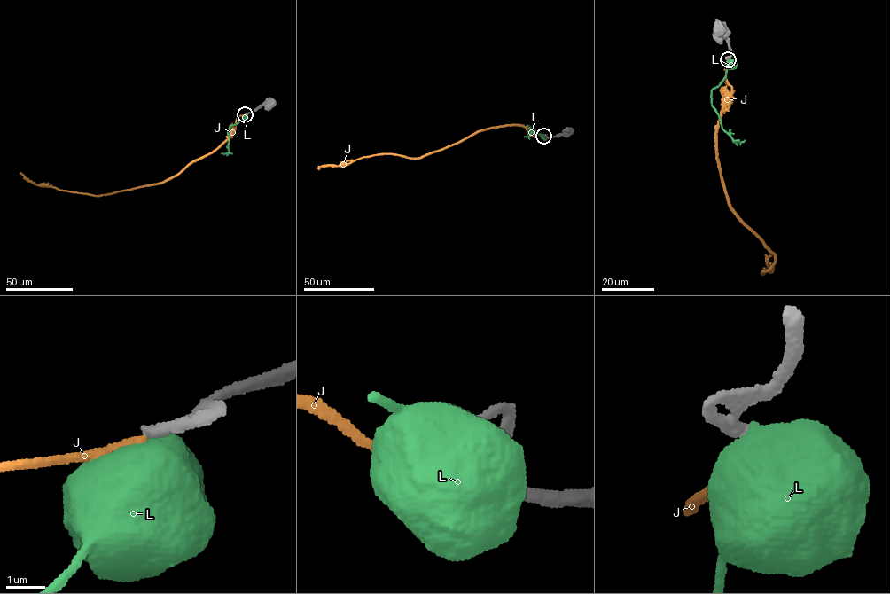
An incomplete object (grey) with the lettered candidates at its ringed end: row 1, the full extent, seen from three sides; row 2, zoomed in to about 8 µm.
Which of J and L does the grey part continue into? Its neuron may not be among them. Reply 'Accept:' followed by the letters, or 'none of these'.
Accept: none of these

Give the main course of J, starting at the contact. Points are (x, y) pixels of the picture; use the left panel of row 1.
J: (245, 114), (237, 117), (235, 129), (213, 151), (160, 183), (92, 195), (35, 184), (20, 173)

